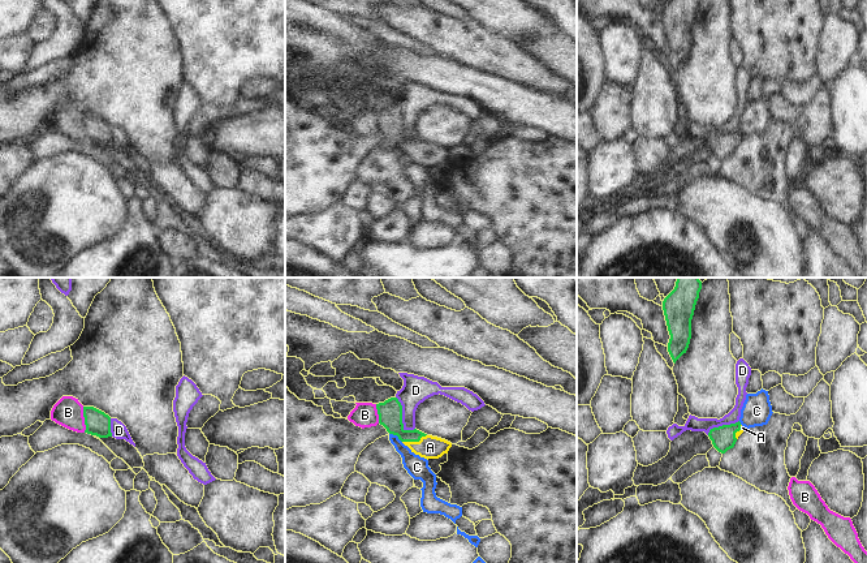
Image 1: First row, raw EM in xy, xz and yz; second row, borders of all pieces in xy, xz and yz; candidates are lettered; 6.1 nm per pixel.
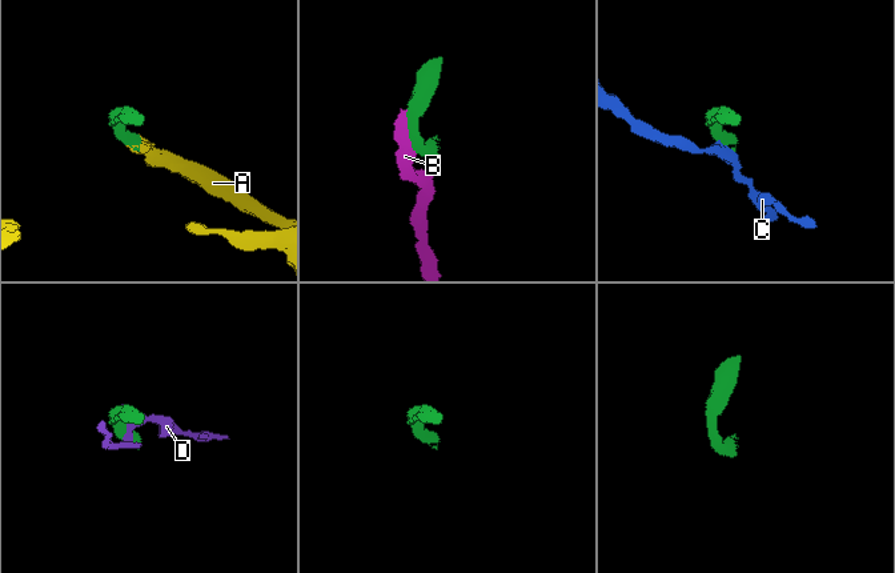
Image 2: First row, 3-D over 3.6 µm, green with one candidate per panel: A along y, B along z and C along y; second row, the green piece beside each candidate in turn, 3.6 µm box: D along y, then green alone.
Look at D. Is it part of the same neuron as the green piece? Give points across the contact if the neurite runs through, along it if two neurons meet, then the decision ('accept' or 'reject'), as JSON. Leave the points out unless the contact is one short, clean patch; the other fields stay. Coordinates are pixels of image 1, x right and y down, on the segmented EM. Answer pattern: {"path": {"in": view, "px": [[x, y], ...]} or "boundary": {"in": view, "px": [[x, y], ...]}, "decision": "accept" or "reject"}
{"boundary": {"in": "xz", "px": [[396, 396], [401, 405], [402, 426], [413, 430]]}, "decision": "reject"}

